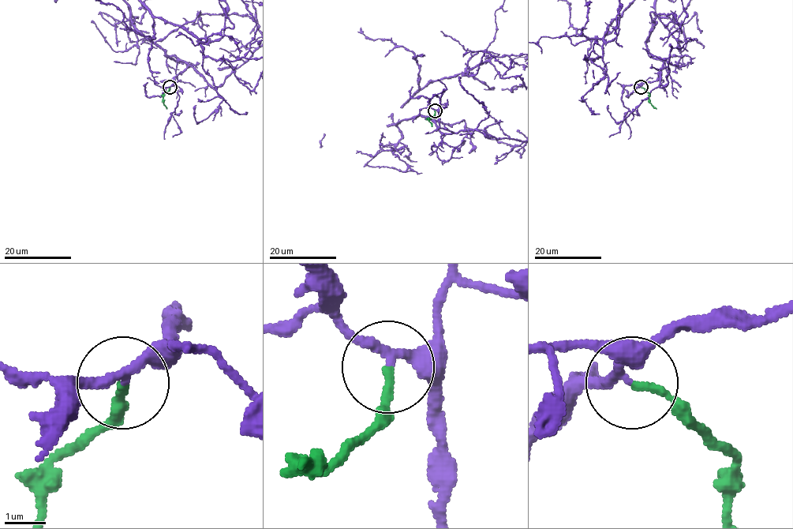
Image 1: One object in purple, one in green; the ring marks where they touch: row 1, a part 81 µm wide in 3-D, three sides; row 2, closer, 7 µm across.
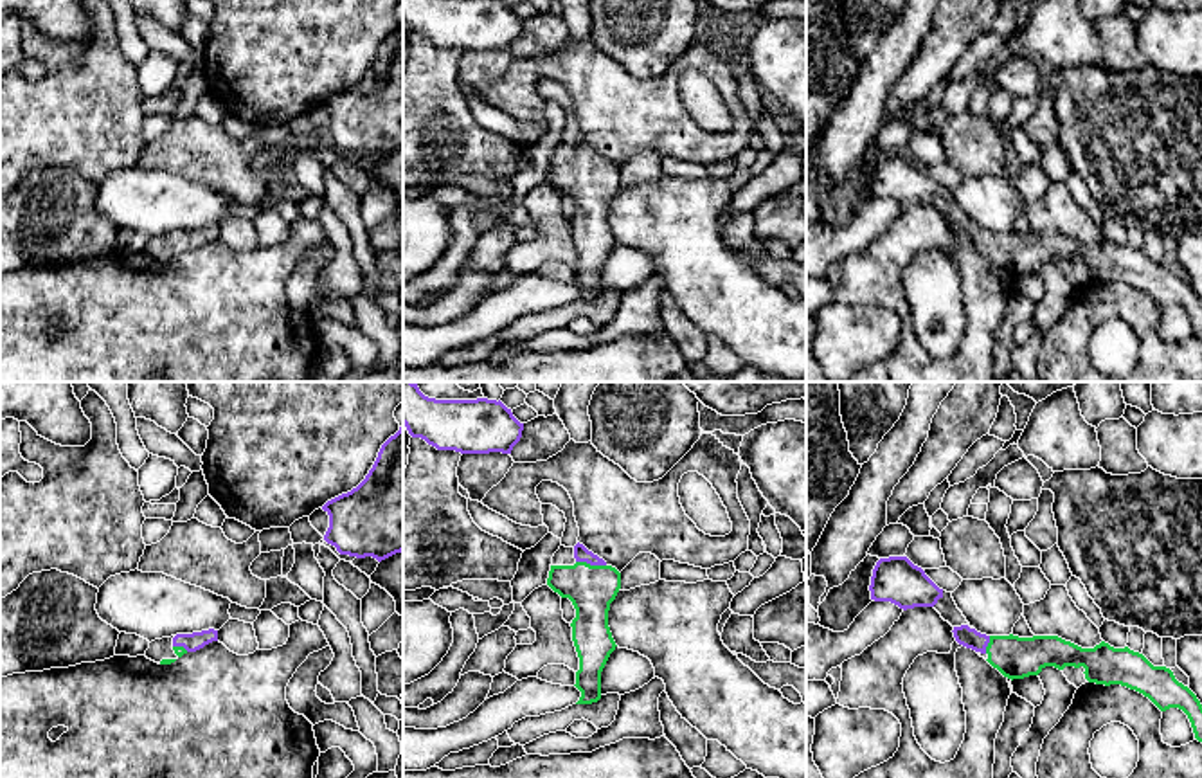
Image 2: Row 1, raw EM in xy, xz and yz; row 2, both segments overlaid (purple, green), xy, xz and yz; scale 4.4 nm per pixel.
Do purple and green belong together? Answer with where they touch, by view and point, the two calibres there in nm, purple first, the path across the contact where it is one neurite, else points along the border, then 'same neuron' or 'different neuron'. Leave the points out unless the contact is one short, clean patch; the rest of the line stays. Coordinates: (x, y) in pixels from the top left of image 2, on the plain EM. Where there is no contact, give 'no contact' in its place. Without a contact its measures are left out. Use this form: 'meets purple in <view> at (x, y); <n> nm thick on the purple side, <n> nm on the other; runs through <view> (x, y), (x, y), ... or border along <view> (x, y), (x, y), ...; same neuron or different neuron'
meets purple in xz at (591, 161); 70 nm thick on the purple side, 200 nm on the other; runs through xz (582, 150), (591, 161), (591, 186); same neuron

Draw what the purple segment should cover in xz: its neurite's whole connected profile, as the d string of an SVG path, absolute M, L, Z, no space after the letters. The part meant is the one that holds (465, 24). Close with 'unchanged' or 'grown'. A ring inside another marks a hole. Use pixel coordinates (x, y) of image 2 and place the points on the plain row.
M403 0L403 22L437 47L511 50L524 20L504 0Z; unchanged

